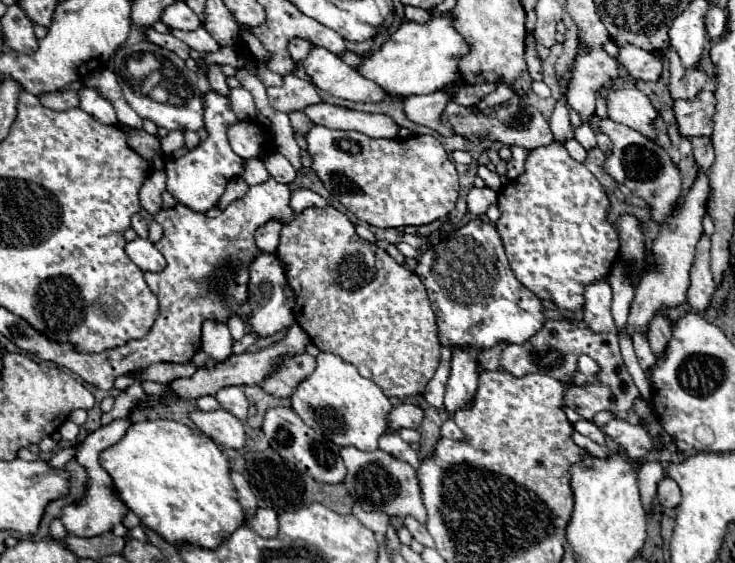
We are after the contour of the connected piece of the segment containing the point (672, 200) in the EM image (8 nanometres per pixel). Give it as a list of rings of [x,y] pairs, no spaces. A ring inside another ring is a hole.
[[[591,118],[591,128],[593,130],[599,128],[613,142],[611,156],[605,162],[607,172],[617,182],[623,182],[643,202],[647,202],[653,222],[663,224],[667,220],[667,216],[673,212],[673,206],[677,204],[677,198],[681,194],[681,174],[679,174],[677,166],[673,166],[669,154],[663,148],[659,148],[653,140],[645,138],[641,132],[631,130],[631,128],[623,126],[623,124],[617,124],[617,122],[609,120],[609,118],[605,118],[605,120]]]

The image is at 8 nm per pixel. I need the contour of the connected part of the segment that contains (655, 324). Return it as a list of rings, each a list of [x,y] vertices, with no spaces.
[[[655,314],[649,322],[647,328],[647,338],[651,342],[651,350],[655,356],[663,354],[663,346],[667,344],[667,338],[671,338],[671,326],[669,320],[665,318],[665,314]]]

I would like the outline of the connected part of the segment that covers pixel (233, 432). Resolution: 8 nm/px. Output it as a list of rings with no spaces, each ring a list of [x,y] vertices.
[[[219,408],[215,412],[203,412],[193,410],[189,418],[195,422],[195,426],[213,438],[217,444],[225,444],[229,448],[243,448],[245,446],[245,432],[239,418],[235,418],[231,412]]]

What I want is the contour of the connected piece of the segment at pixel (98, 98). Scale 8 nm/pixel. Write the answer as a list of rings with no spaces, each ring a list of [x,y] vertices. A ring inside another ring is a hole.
[[[83,86],[79,96],[81,96],[81,104],[79,104],[81,110],[85,110],[87,114],[91,114],[93,118],[97,118],[103,124],[111,124],[111,126],[117,124],[117,116],[115,116],[111,102],[107,98],[103,98],[97,88]]]

